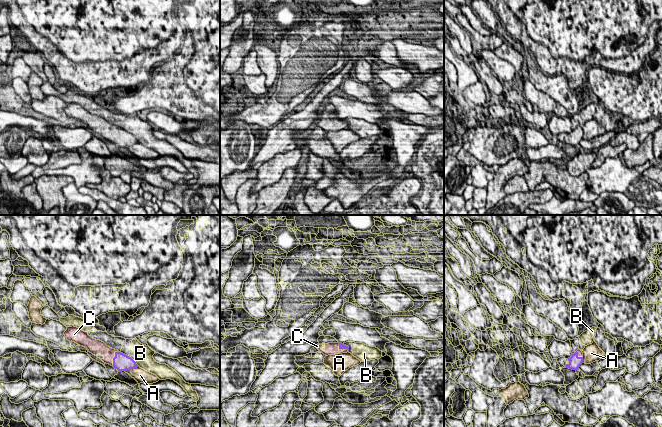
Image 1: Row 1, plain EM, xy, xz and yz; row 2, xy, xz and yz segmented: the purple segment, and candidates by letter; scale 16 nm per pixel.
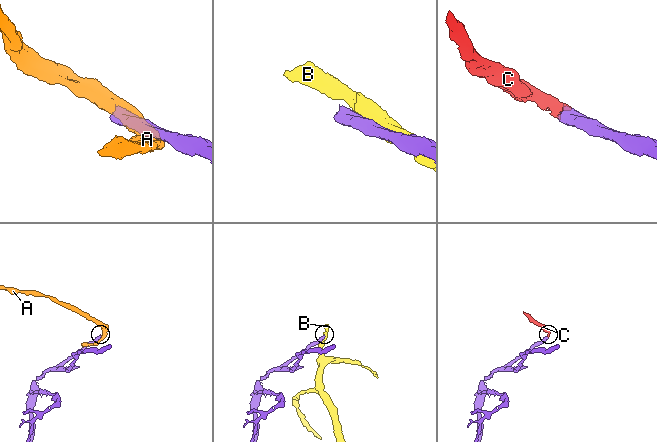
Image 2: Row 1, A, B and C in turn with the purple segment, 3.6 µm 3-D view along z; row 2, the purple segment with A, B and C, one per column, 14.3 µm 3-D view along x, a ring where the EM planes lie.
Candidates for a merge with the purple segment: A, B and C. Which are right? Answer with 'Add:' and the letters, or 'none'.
Add: C

